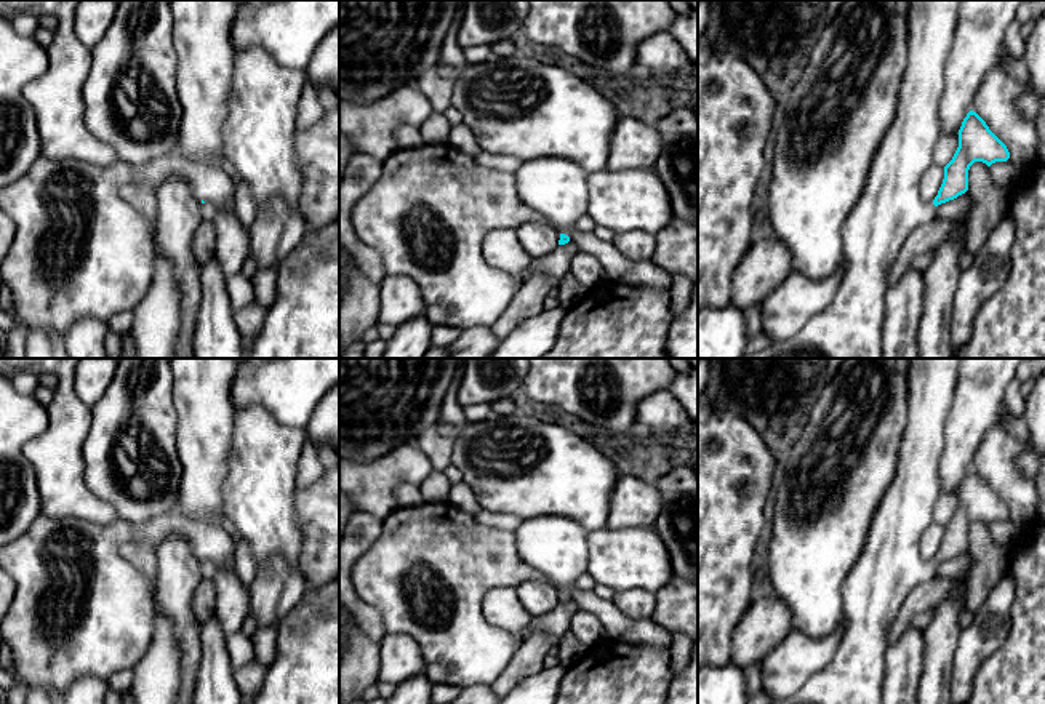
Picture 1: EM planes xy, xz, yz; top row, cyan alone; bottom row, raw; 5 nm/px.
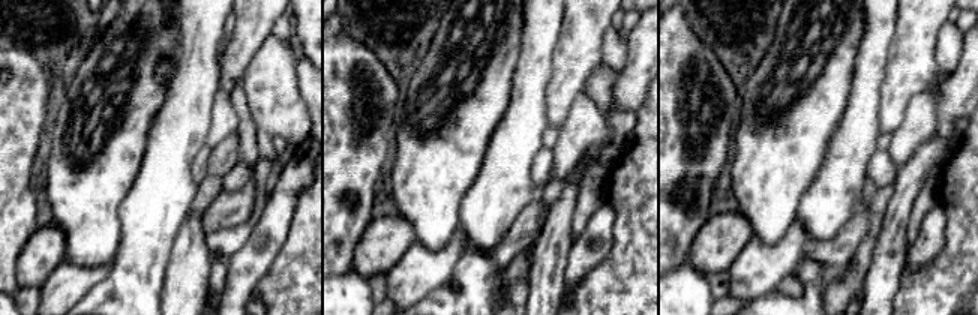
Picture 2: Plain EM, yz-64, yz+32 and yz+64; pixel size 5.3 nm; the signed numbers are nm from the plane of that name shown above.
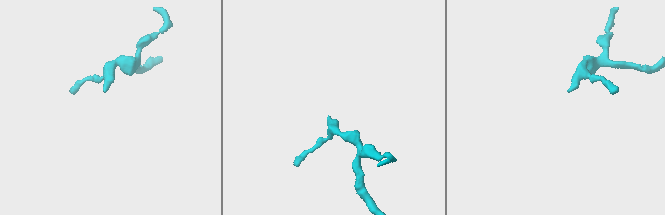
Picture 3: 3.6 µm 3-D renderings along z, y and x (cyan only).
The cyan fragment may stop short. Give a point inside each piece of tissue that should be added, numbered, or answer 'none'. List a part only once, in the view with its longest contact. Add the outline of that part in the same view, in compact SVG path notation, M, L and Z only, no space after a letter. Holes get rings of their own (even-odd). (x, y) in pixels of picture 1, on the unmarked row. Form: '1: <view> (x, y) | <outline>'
1: xz (556, 546) | M535 517L515 530L515 547L522 562L567 594L587 573L589 533L583 523L568 517Z

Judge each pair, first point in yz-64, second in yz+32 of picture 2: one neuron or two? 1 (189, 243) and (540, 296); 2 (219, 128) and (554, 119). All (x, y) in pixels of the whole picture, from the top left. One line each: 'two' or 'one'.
1: two
2: two

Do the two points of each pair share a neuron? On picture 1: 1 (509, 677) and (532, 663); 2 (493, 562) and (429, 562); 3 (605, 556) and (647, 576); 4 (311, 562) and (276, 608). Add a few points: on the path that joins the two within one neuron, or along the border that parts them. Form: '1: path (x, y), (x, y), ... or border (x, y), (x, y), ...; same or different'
1: path (514, 674), (527, 663); same
2: path (477, 562), (445, 562); same
3: path (615, 556), (629, 559), (637, 567); same
4: border (301, 575), (309, 584); different

